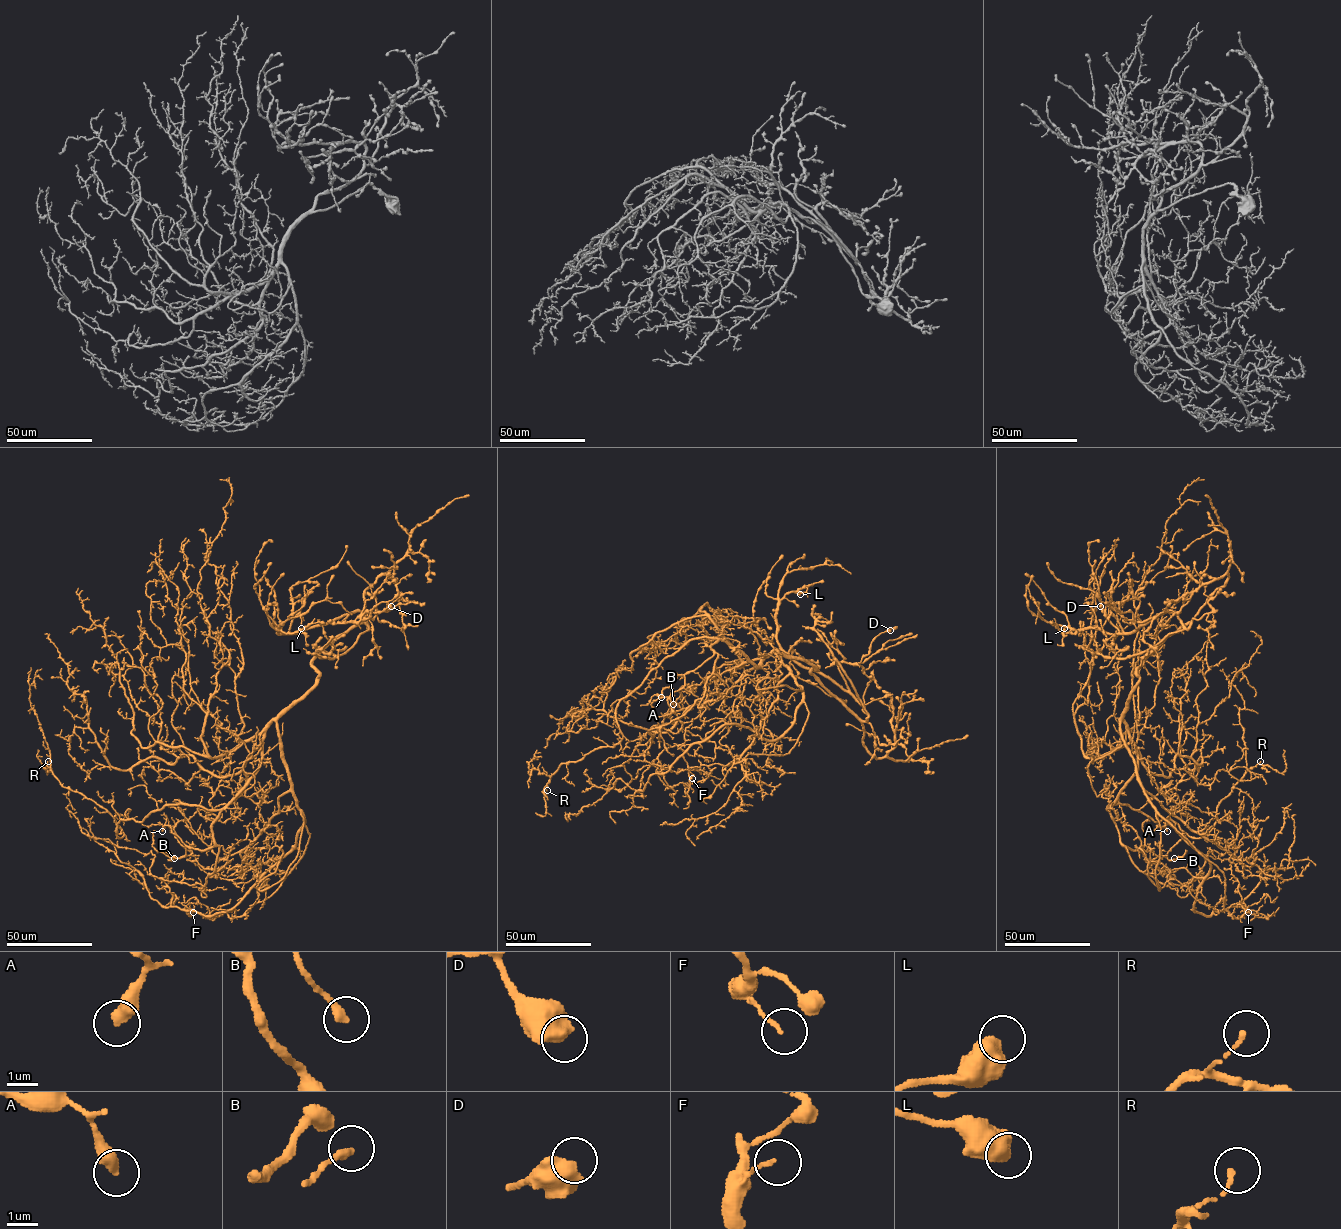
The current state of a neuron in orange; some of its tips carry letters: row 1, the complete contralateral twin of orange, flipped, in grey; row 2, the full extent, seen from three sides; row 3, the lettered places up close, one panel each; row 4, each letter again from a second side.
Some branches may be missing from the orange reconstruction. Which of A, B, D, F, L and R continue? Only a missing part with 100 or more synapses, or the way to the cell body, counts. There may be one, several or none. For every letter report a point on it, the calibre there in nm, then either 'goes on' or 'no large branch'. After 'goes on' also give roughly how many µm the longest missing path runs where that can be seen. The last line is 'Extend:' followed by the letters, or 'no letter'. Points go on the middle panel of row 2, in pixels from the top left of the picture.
A: place (661, 697); calibre 460 nm; no large branch
B: place (673, 704); calibre 280 nm; no large branch
D: place (890, 630); calibre 650 nm; no large branch
F: place (692, 778); calibre 90 nm; no large branch
L: place (800, 594); calibre 600 nm; no large branch
R: place (547, 790); calibre 130 nm; no large branch
Extend: no letter

